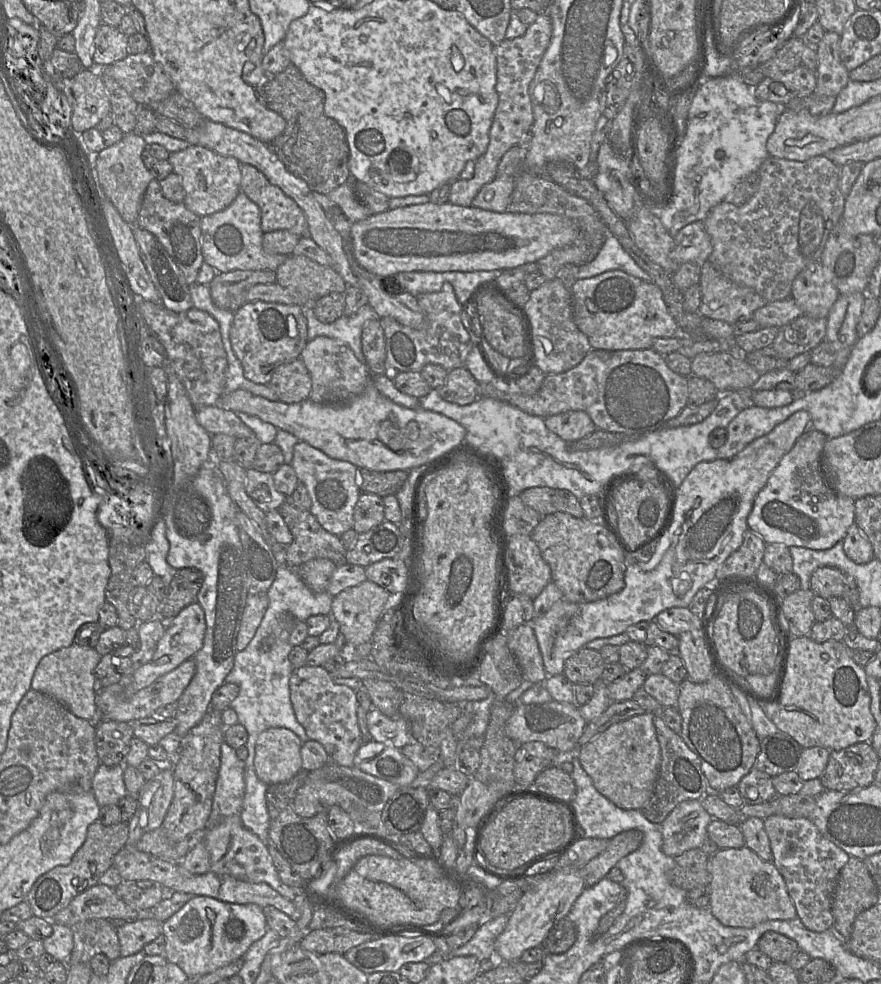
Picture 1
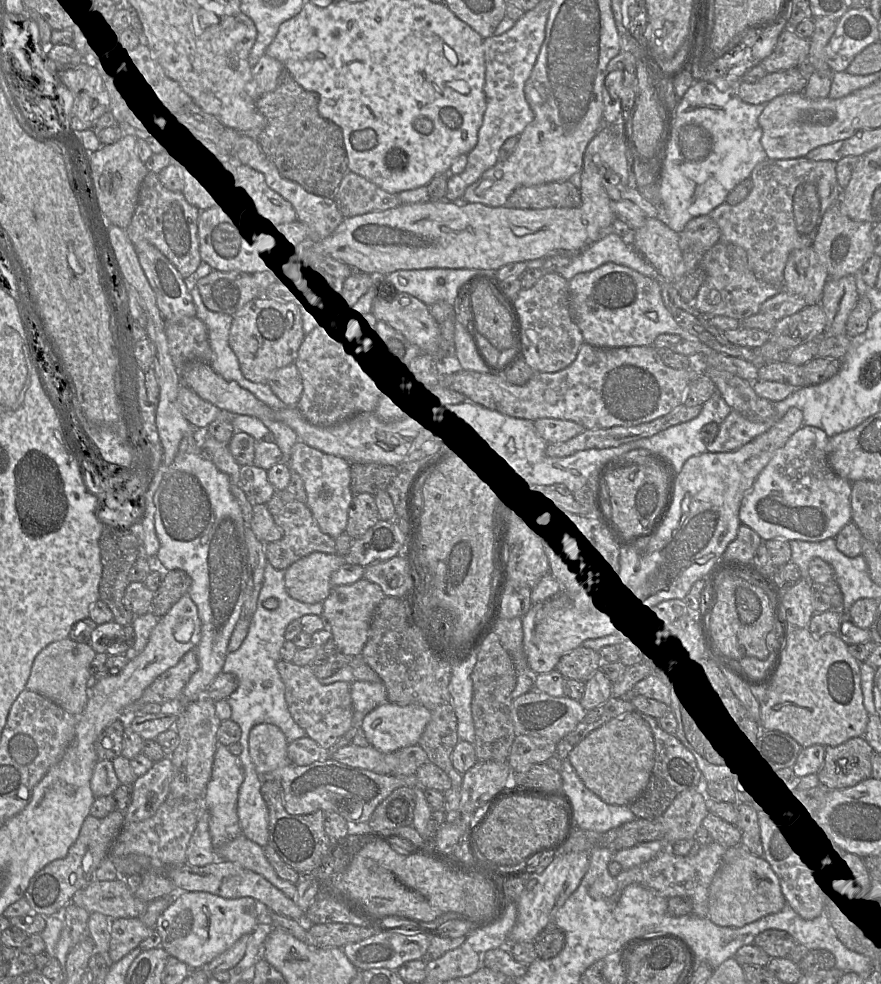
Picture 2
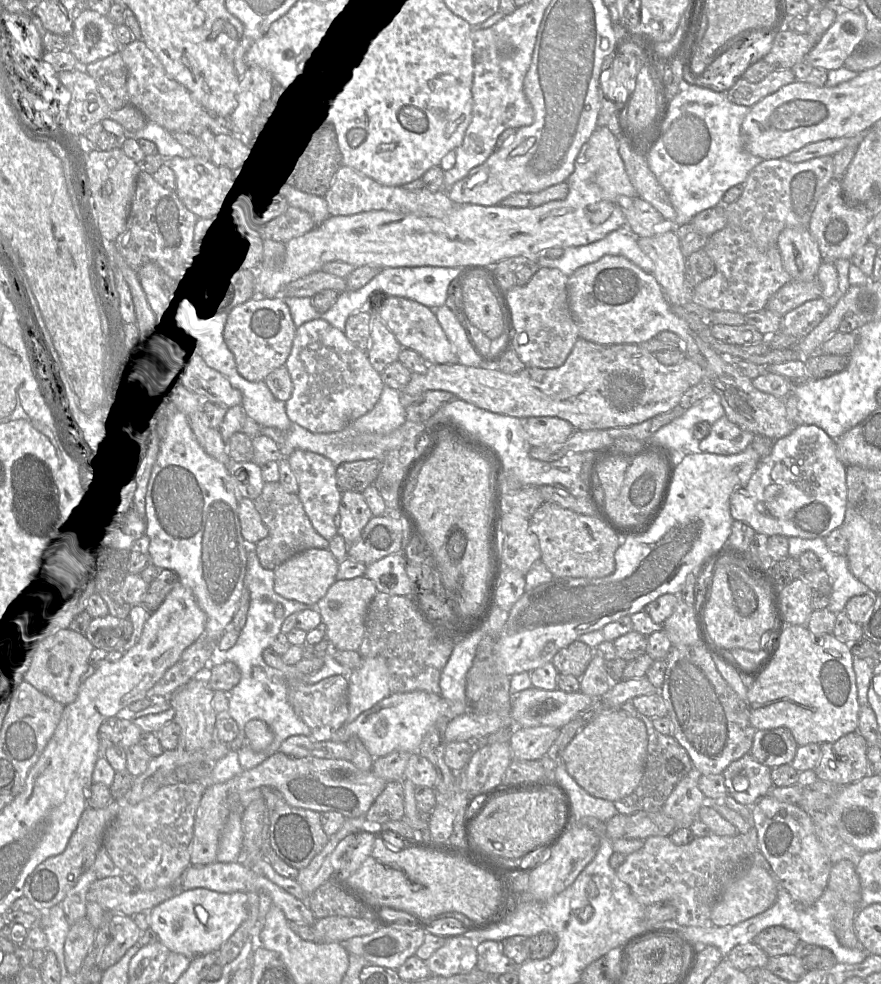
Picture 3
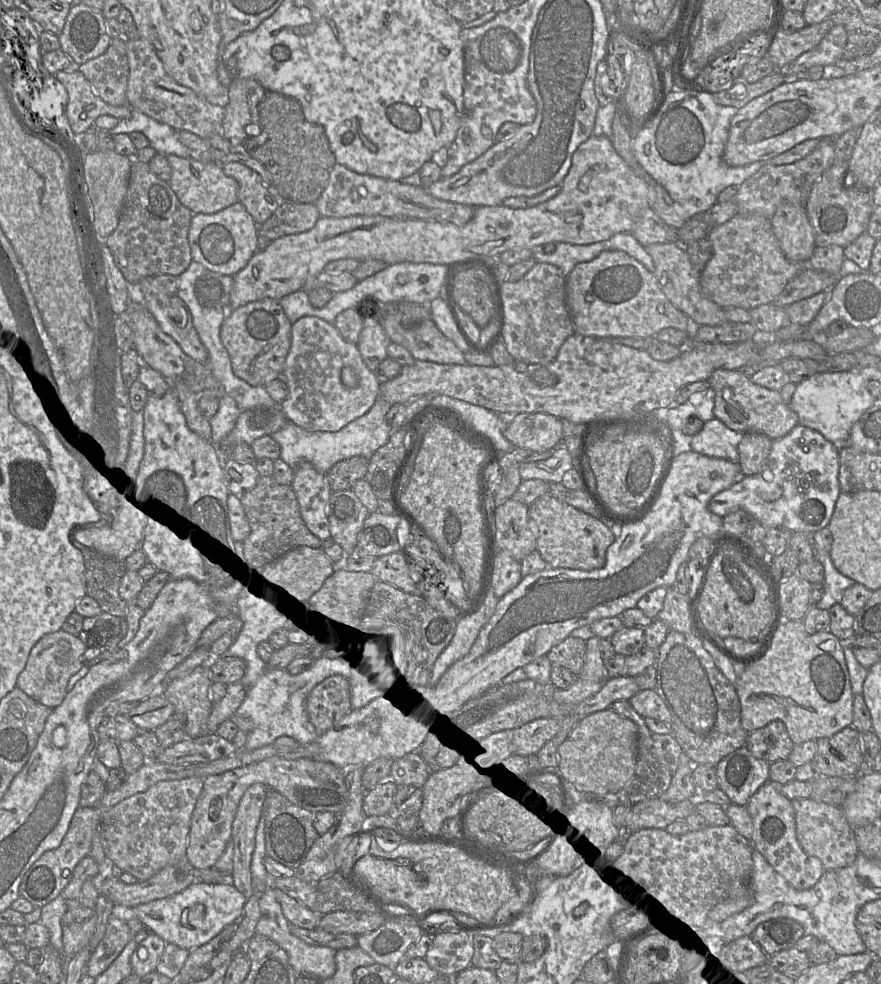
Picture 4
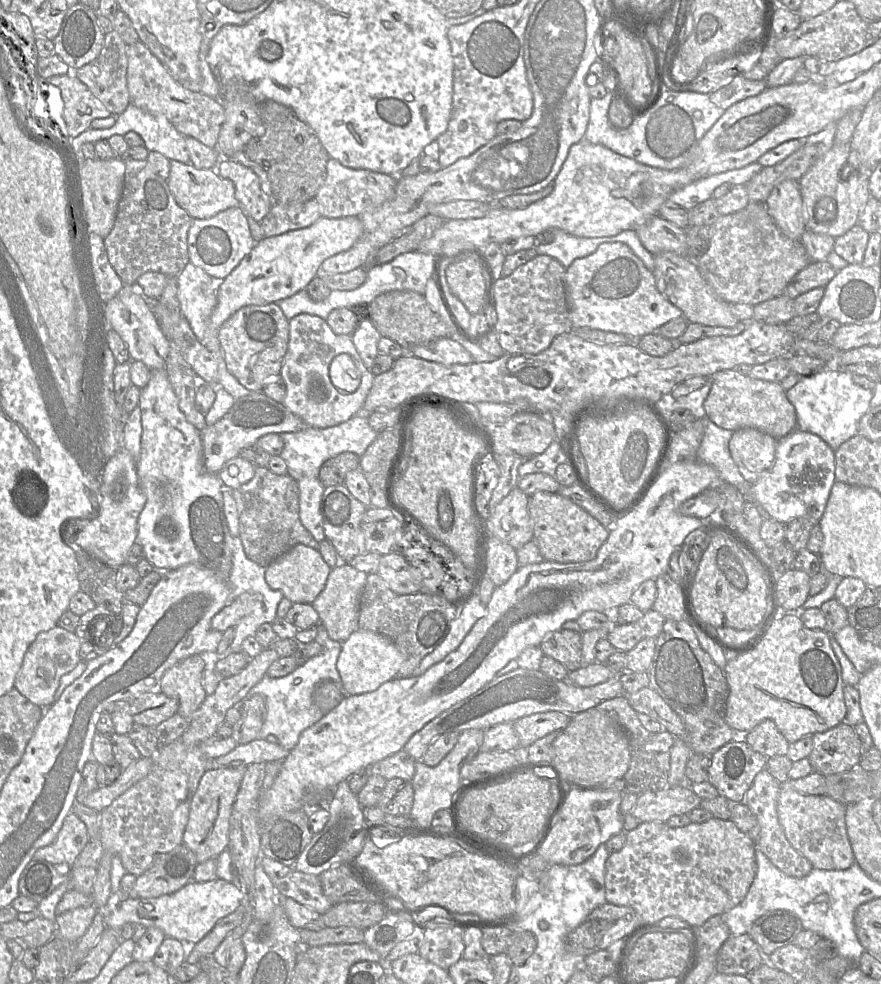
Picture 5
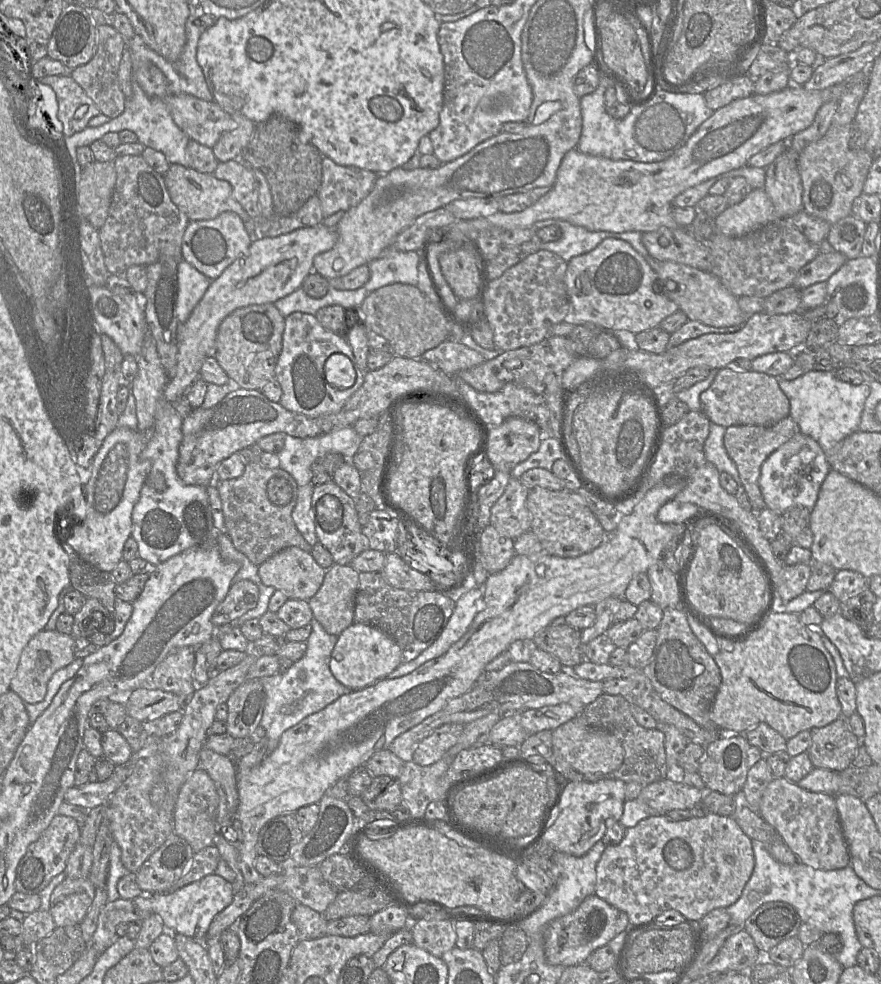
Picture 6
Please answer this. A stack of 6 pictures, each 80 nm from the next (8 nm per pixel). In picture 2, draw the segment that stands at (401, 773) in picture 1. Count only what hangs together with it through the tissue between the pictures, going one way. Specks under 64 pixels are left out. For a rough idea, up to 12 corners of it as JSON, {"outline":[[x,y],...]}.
{"outline":[[373,746],[332,749],[330,759],[382,775],[396,774],[397,758]]}

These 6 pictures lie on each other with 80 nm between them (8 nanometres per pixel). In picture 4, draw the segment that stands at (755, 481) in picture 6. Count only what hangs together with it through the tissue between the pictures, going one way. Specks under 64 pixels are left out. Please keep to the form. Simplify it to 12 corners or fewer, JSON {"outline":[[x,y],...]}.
{"outline":[[744,433],[738,445],[744,476],[761,472],[773,440]]}

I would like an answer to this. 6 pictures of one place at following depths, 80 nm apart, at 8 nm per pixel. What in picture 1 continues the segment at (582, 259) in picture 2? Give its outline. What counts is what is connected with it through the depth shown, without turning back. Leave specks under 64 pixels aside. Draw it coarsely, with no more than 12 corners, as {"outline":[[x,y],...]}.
{"outline":[[611,233],[595,259],[579,267],[586,279],[622,270],[646,282],[652,277]]}

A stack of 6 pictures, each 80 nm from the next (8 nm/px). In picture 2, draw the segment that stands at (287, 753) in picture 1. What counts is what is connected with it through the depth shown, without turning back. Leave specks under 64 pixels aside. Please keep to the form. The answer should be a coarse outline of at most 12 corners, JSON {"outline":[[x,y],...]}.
{"outline":[[255,725],[249,753],[262,776],[291,764],[284,733]]}

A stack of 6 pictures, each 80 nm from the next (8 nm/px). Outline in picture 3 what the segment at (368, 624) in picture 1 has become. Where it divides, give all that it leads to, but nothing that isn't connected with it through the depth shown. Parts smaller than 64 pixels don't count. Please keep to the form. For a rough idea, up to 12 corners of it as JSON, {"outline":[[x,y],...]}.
{"outline":[[336,580],[317,603],[336,650],[358,651],[378,592]]}

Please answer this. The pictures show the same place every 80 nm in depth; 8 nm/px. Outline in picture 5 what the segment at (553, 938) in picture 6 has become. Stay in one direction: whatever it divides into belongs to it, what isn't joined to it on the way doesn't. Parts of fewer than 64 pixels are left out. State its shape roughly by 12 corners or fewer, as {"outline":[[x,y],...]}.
{"outline":[[604,903],[566,938],[582,957],[648,922],[633,908]]}

